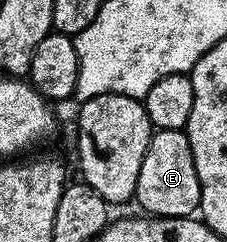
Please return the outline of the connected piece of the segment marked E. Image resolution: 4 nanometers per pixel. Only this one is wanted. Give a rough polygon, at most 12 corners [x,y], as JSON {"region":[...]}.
{"region":[[180,128],[149,139],[135,204],[153,218],[201,207],[191,142]]}

